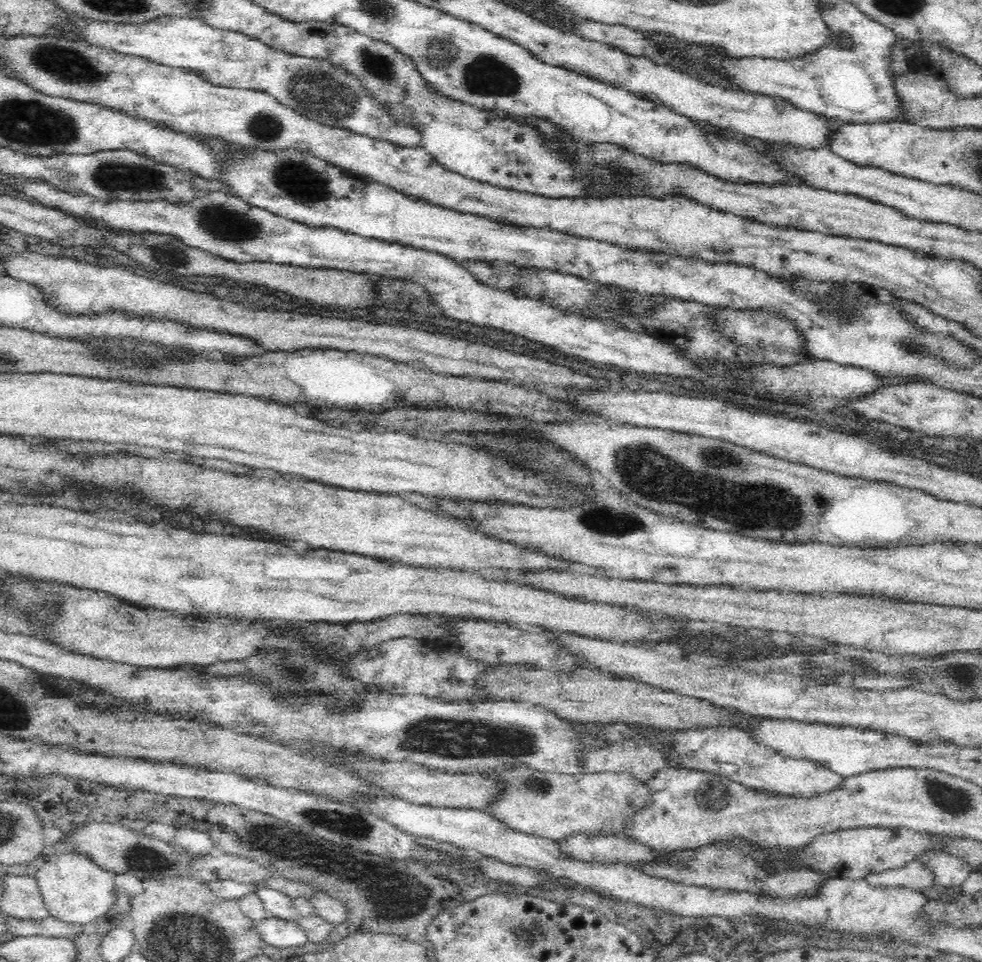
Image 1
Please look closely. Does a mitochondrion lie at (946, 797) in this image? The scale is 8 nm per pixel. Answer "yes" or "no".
yes

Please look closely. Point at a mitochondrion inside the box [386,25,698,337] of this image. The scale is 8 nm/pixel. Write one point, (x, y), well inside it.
(485, 76)

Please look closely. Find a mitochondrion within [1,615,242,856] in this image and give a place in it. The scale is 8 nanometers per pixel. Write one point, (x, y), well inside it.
(128, 627)

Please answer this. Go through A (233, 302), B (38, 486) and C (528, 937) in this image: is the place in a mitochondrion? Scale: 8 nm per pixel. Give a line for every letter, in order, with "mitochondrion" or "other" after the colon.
A: other
B: mitochondrion
C: mitochondrion

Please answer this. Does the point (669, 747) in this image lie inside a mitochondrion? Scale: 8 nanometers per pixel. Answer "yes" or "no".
no

